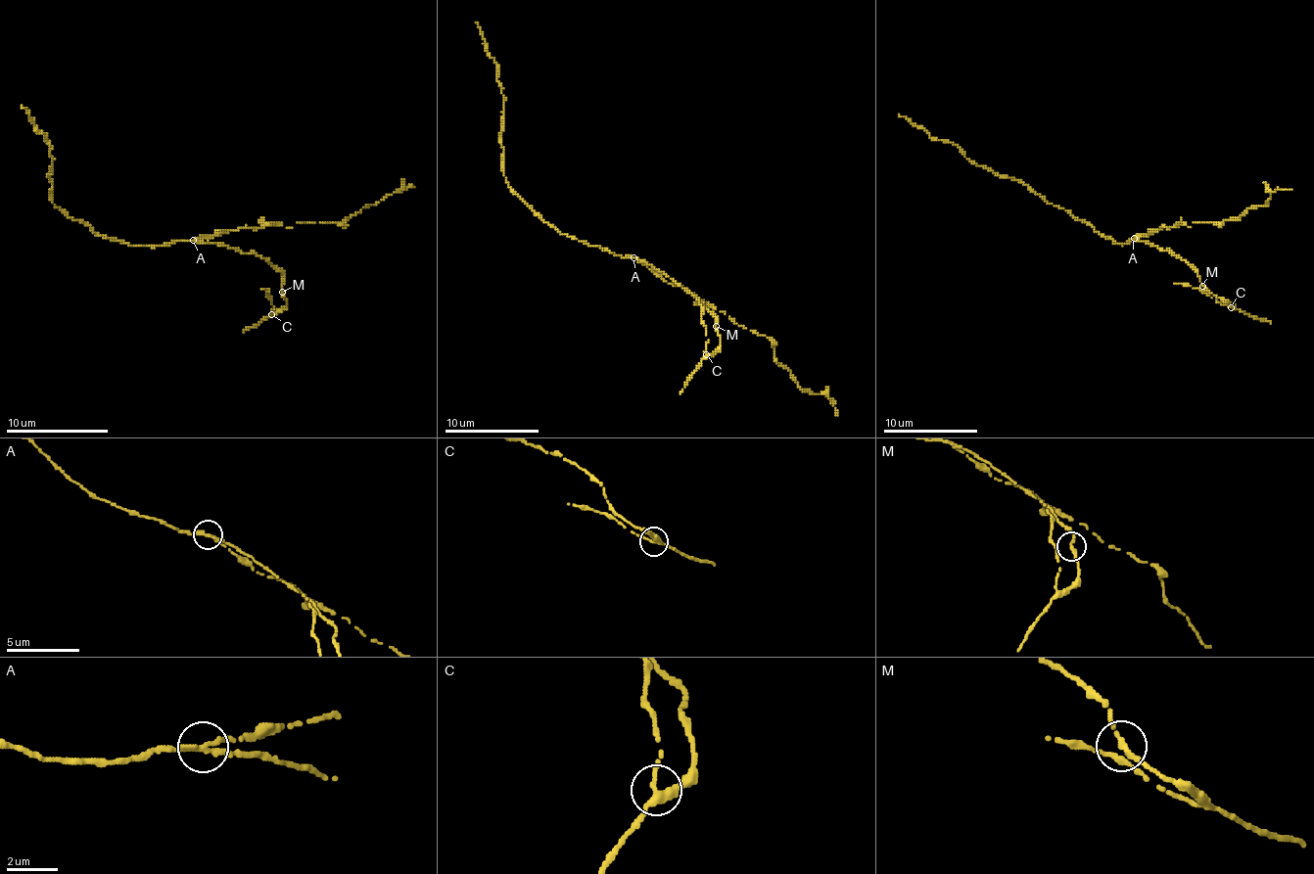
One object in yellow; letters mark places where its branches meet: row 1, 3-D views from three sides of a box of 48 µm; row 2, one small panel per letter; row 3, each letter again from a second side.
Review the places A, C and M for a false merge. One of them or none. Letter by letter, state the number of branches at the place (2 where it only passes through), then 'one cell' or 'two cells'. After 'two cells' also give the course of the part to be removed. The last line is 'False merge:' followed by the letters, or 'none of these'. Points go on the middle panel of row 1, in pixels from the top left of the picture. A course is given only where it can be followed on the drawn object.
A: 3 branches meet; two cells; foreign part runs (633, 257), (669, 284), (687, 288), (739, 326), (772, 340), (774, 358), (802, 390), (825, 396), (837, 415)
C: 3 branches meet; one cell
M: 3 branches meet; one cell
False merge: A

